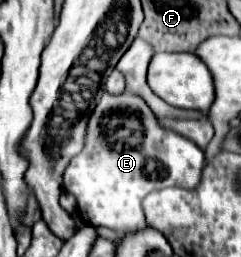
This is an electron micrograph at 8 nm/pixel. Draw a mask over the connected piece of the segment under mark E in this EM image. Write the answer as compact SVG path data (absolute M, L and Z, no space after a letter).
M129 90L121 94L105 94L105 98L95 106L89 122L87 122L87 136L83 150L71 158L71 162L65 168L63 174L63 186L69 194L77 200L79 216L85 224L91 226L107 226L117 232L133 232L147 228L147 220L143 214L143 198L153 192L167 186L187 186L193 188L201 180L201 170L205 166L203 150L193 144L189 138L165 130L157 116L151 112L147 102Z

